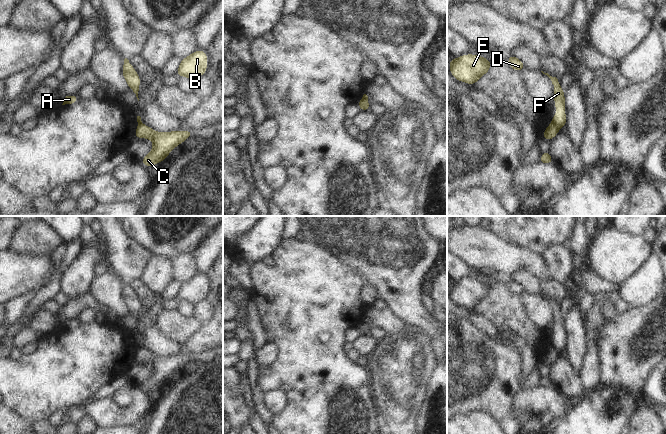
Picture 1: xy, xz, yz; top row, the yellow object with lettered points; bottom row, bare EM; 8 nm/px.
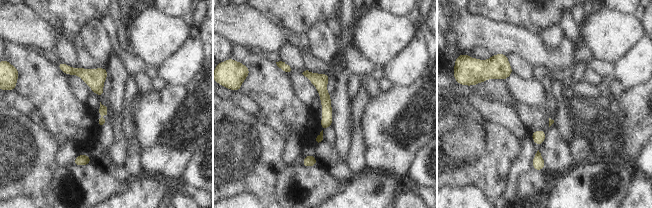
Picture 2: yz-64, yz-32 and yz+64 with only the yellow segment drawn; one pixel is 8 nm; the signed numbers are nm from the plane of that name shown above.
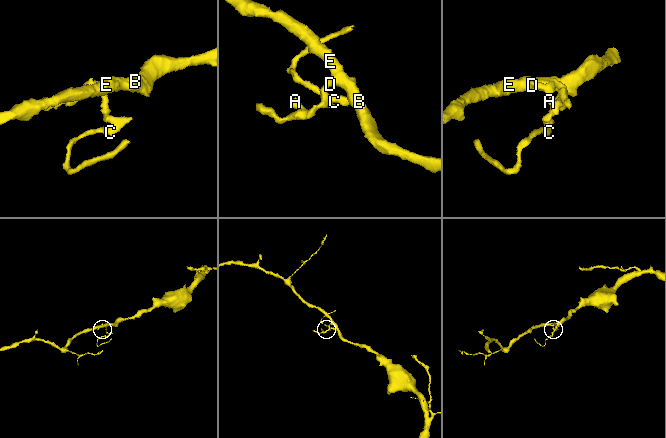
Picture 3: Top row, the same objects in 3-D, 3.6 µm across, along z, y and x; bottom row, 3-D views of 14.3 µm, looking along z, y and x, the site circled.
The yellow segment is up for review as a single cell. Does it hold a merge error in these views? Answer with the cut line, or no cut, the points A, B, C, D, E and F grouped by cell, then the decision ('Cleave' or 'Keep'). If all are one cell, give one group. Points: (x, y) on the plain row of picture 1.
Split along yz (552, 345), (559, 352). Groups: A B D E F / C. Cleave.

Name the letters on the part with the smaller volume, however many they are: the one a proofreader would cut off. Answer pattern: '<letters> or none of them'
C

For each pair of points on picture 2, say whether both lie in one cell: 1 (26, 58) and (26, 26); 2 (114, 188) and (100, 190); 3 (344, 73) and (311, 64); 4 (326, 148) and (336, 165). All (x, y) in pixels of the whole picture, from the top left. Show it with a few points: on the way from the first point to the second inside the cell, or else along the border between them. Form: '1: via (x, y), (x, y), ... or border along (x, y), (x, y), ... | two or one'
1: border along (10, 41), (44, 52) | two
2: via (111, 188), (103, 188) | one
3: border along (332, 64), (333, 74) | two
4: via (326, 152), (326, 155), (332, 161) | one

